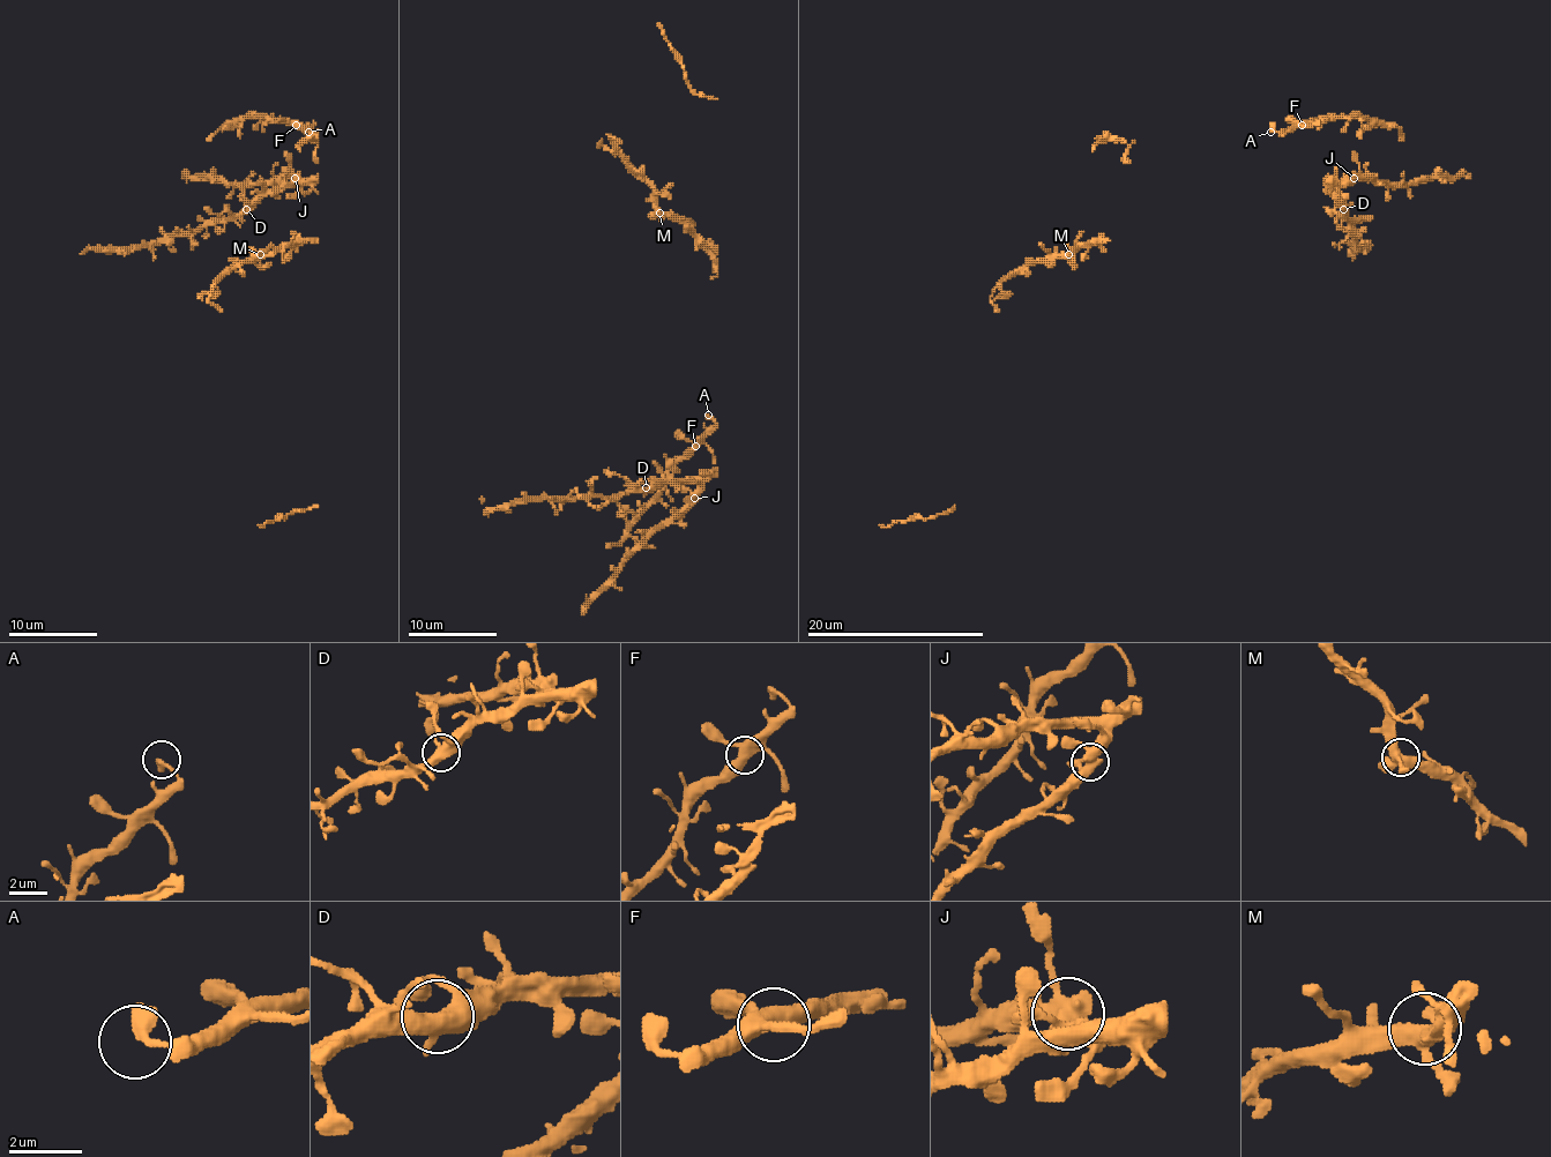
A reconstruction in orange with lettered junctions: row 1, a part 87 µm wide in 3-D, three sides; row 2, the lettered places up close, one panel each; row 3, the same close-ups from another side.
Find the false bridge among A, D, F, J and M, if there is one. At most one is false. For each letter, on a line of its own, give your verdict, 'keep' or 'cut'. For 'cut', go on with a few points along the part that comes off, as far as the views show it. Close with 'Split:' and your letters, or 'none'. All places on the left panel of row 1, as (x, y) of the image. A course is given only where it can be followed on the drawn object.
A: keep
D: keep
F: keep
J: keep
M: keep
Split: none

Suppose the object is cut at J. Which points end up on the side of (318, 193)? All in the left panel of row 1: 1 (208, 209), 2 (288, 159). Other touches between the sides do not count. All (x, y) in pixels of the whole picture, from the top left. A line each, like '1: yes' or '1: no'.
1: yes
2: no

